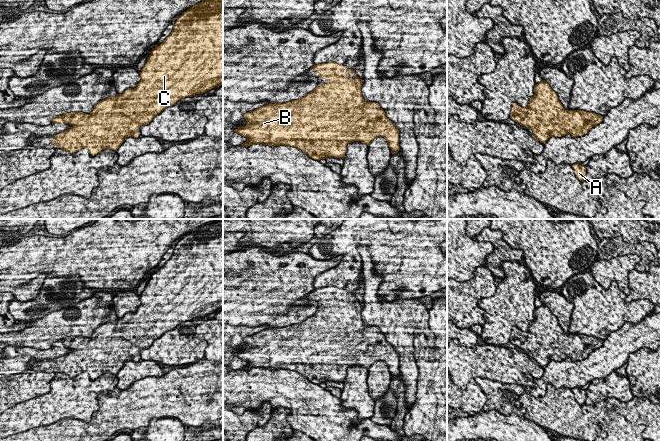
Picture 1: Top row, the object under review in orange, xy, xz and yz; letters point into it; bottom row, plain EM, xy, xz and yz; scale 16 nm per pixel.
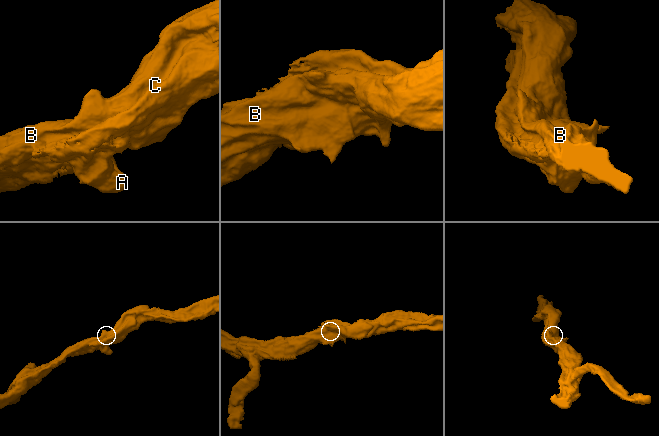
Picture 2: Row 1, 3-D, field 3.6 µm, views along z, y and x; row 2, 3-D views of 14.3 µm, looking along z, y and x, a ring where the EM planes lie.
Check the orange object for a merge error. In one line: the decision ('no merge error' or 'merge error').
no merge error

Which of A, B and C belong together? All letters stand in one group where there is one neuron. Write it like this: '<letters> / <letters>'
A B C

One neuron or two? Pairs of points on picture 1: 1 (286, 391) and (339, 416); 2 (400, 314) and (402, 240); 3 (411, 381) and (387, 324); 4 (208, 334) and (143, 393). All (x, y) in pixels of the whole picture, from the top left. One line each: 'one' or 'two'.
1: one
2: two
3: one
4: two

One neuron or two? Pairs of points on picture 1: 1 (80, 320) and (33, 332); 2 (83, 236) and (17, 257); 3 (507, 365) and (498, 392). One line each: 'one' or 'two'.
1: one
2: one
3: two

